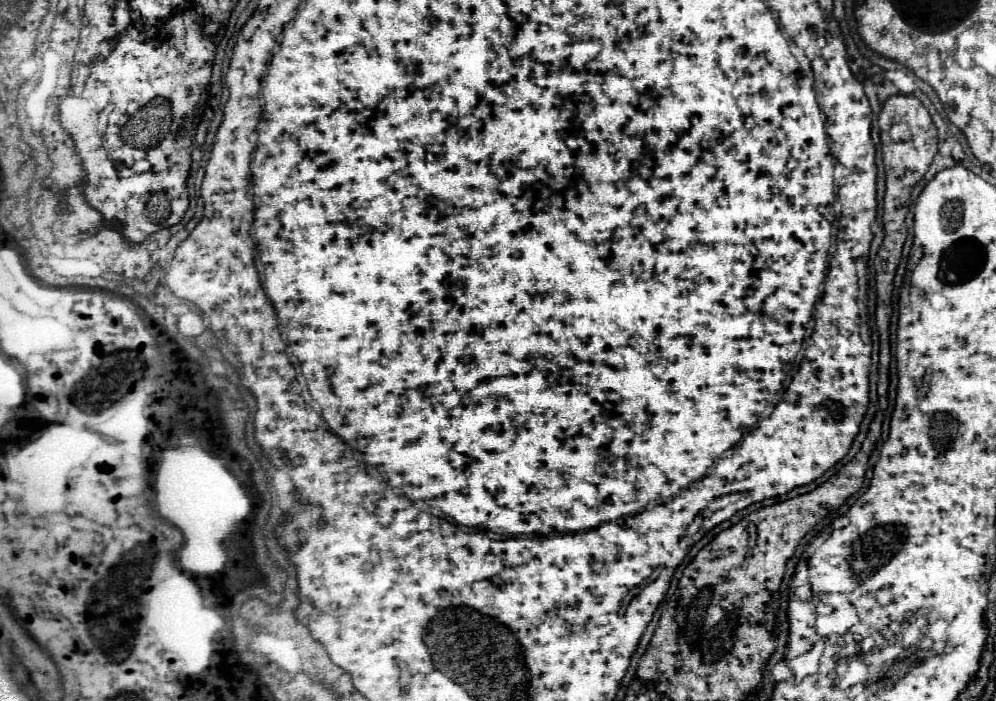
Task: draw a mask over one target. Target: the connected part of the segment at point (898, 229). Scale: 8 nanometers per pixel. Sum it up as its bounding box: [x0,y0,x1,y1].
[875,94,937,262]

